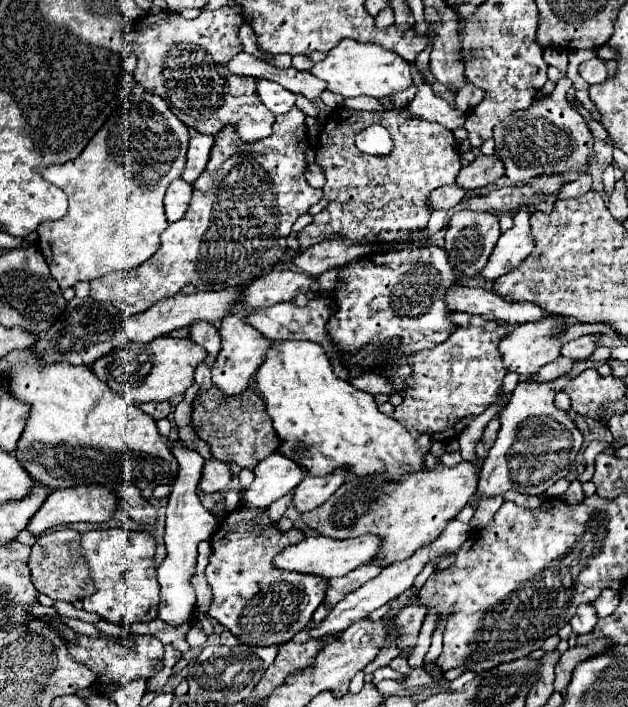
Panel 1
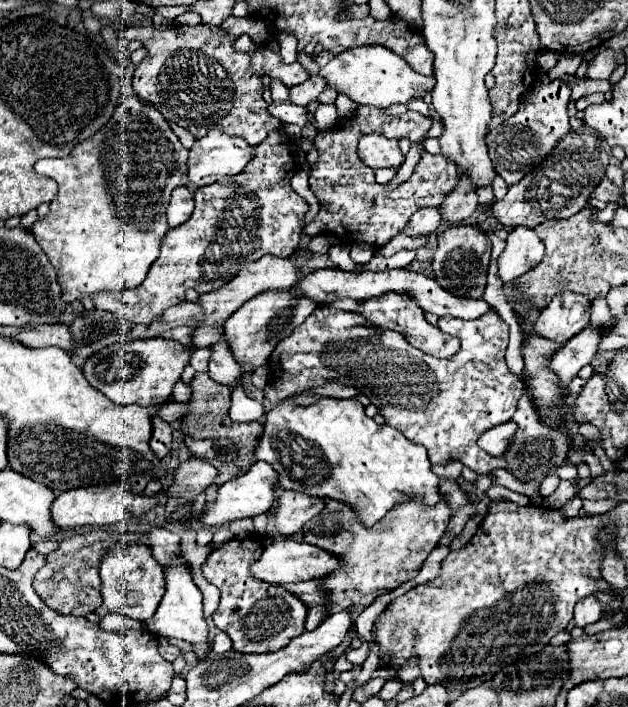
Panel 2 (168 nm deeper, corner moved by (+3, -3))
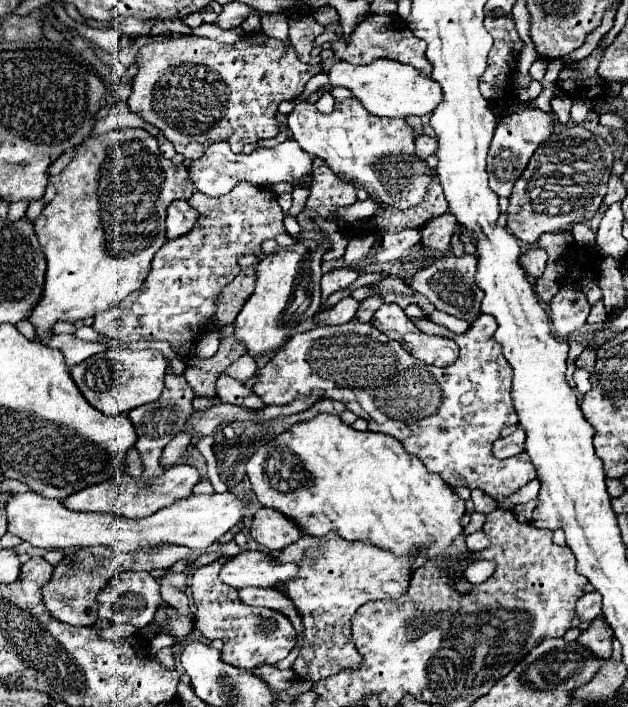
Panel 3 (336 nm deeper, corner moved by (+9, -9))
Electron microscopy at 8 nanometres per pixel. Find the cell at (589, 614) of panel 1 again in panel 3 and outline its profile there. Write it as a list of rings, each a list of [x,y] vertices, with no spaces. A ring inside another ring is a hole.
[[[589,592],[583,594],[577,602],[577,616],[581,620],[595,620],[601,614],[601,594]]]

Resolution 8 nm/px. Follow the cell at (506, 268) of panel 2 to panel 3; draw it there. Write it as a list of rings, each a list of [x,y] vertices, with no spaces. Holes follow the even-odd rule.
[[[535,248],[527,254],[521,254],[519,262],[527,274],[531,274],[533,278],[541,278],[541,274],[545,272],[545,266],[547,266],[547,252],[543,248]]]

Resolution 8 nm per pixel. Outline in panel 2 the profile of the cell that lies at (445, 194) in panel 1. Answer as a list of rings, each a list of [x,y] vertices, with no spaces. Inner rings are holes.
[[[421,208],[419,212],[415,212],[415,216],[411,216],[403,232],[409,236],[419,236],[419,234],[429,236],[431,232],[437,230],[439,224],[441,224],[439,208]]]

